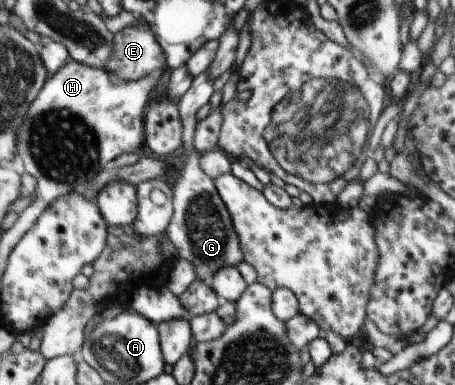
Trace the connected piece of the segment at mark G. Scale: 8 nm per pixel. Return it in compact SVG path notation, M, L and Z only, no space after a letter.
M204 70L192 82L190 89L179 99L178 109L183 125L182 143L180 152L184 153L186 163L174 183L173 189L173 216L165 229L167 237L178 250L178 258L188 259L197 277L204 280L208 275L214 275L224 266L236 266L243 261L243 253L239 237L234 231L232 220L222 201L213 179L202 171L199 164L200 154L193 147L193 137L197 124L196 113L200 107L210 102L214 93L214 81L211 75Z

